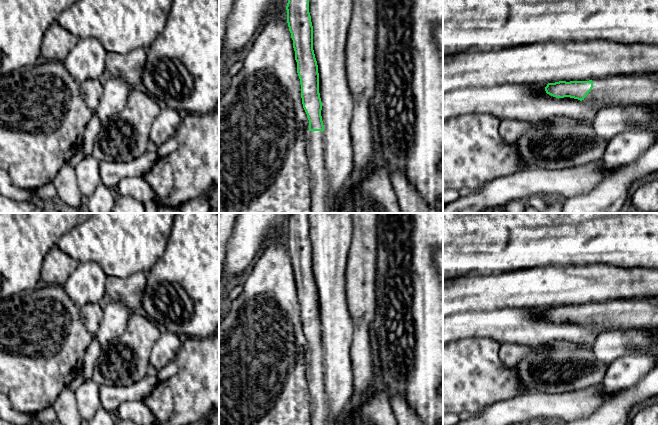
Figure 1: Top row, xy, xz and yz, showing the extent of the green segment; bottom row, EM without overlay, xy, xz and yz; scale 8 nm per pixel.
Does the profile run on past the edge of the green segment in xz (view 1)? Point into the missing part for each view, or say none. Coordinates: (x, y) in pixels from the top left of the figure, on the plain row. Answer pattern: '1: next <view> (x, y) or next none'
1: next xz (314, 370)

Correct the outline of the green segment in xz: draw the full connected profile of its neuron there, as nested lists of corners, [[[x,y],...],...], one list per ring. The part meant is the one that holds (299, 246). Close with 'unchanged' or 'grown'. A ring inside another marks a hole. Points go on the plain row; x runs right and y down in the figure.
[[[291,213],[286,234],[301,308],[302,328],[309,344],[306,378],[311,396],[311,425],[329,425],[328,398],[323,376],[322,326],[319,317],[318,289],[313,274],[309,213]]]; grown

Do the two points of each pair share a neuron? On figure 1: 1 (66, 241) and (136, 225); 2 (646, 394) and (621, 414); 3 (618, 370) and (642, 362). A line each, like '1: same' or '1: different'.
1: same
2: same
3: same

